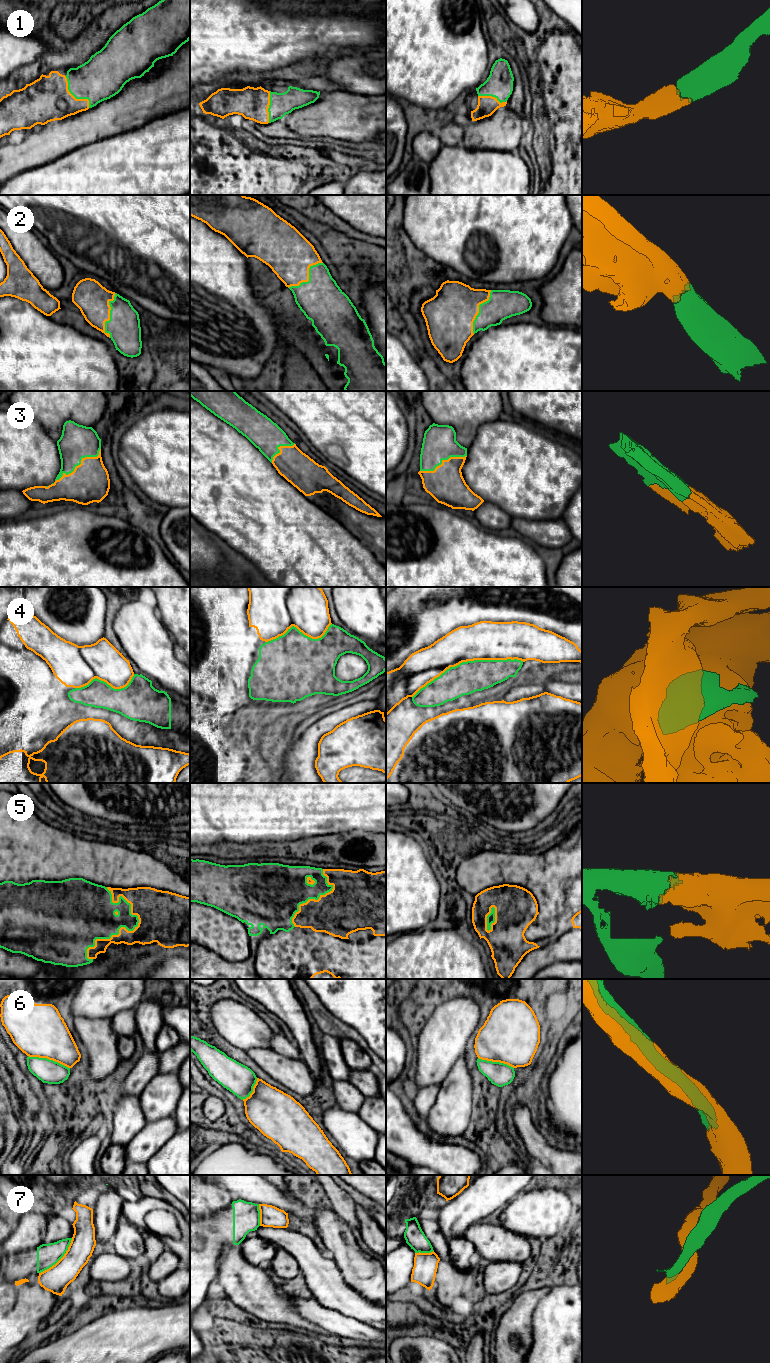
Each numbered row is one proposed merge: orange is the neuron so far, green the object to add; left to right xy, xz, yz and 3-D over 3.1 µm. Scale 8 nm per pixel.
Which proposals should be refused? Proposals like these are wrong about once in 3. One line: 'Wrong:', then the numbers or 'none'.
Wrong: 4, 7

